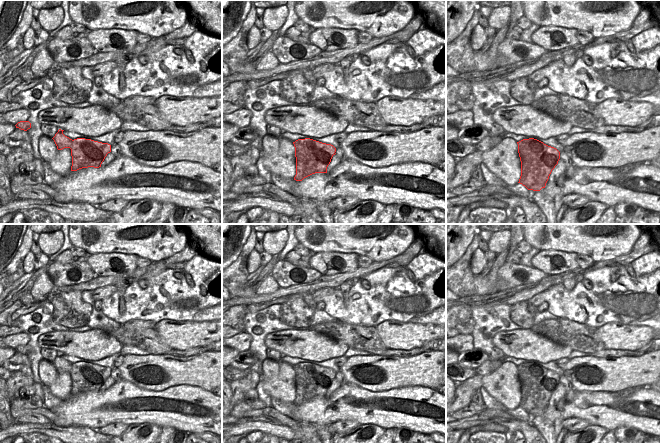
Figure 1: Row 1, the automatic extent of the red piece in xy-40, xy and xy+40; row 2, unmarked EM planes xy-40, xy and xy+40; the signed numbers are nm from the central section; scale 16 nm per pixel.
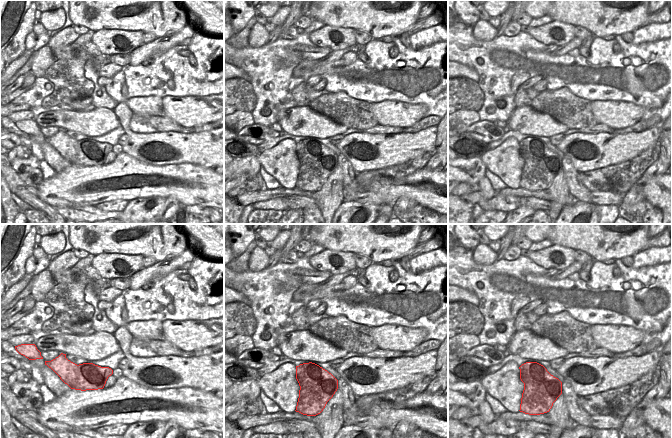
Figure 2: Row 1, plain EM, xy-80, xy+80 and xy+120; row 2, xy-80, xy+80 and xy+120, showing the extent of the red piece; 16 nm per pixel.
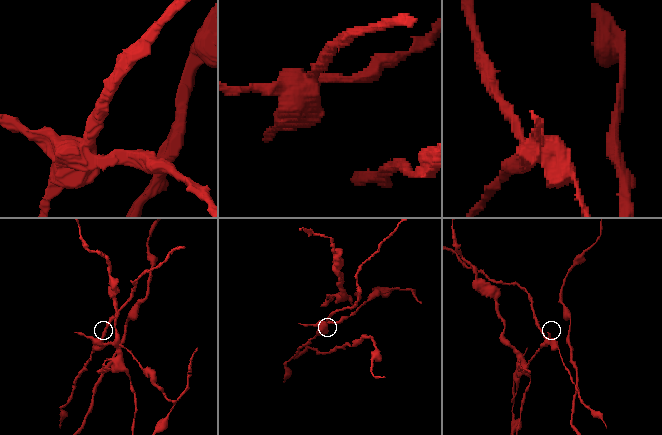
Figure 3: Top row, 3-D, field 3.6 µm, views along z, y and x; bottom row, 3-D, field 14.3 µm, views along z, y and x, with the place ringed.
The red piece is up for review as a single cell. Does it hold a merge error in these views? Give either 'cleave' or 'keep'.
cleave

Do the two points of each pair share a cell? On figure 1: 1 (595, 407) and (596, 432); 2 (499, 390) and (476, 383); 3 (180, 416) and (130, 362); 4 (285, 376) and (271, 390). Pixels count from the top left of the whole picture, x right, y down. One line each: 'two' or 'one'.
1: two
2: two
3: two
4: one

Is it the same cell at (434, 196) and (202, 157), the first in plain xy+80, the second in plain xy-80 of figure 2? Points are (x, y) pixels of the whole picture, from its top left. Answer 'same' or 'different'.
different

